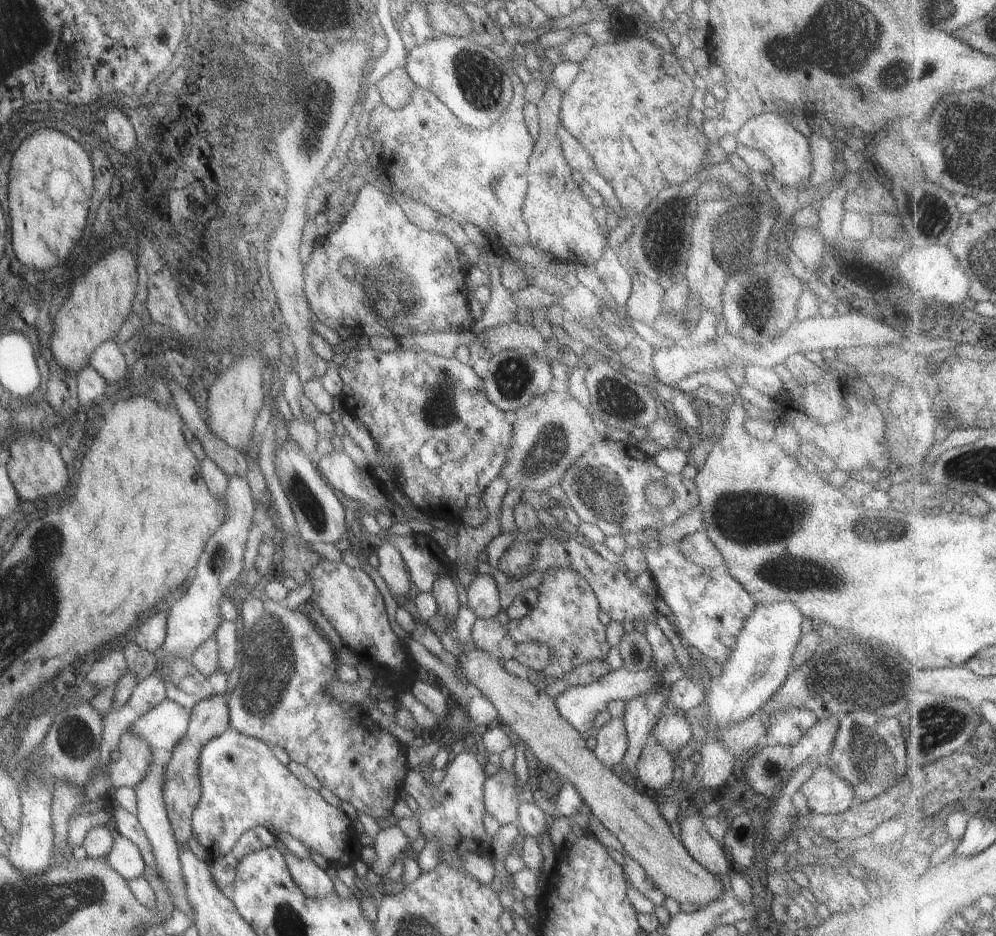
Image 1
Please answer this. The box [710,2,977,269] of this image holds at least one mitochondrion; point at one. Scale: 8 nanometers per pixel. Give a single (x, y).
(831, 36)

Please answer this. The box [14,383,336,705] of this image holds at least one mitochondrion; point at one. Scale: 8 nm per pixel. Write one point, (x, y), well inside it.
(52, 544)

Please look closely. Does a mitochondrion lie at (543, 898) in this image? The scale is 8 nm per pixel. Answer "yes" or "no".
no

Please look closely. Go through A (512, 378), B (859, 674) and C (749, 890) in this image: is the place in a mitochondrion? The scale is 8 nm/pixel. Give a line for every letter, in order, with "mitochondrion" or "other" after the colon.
A: mitochondrion
B: mitochondrion
C: other

